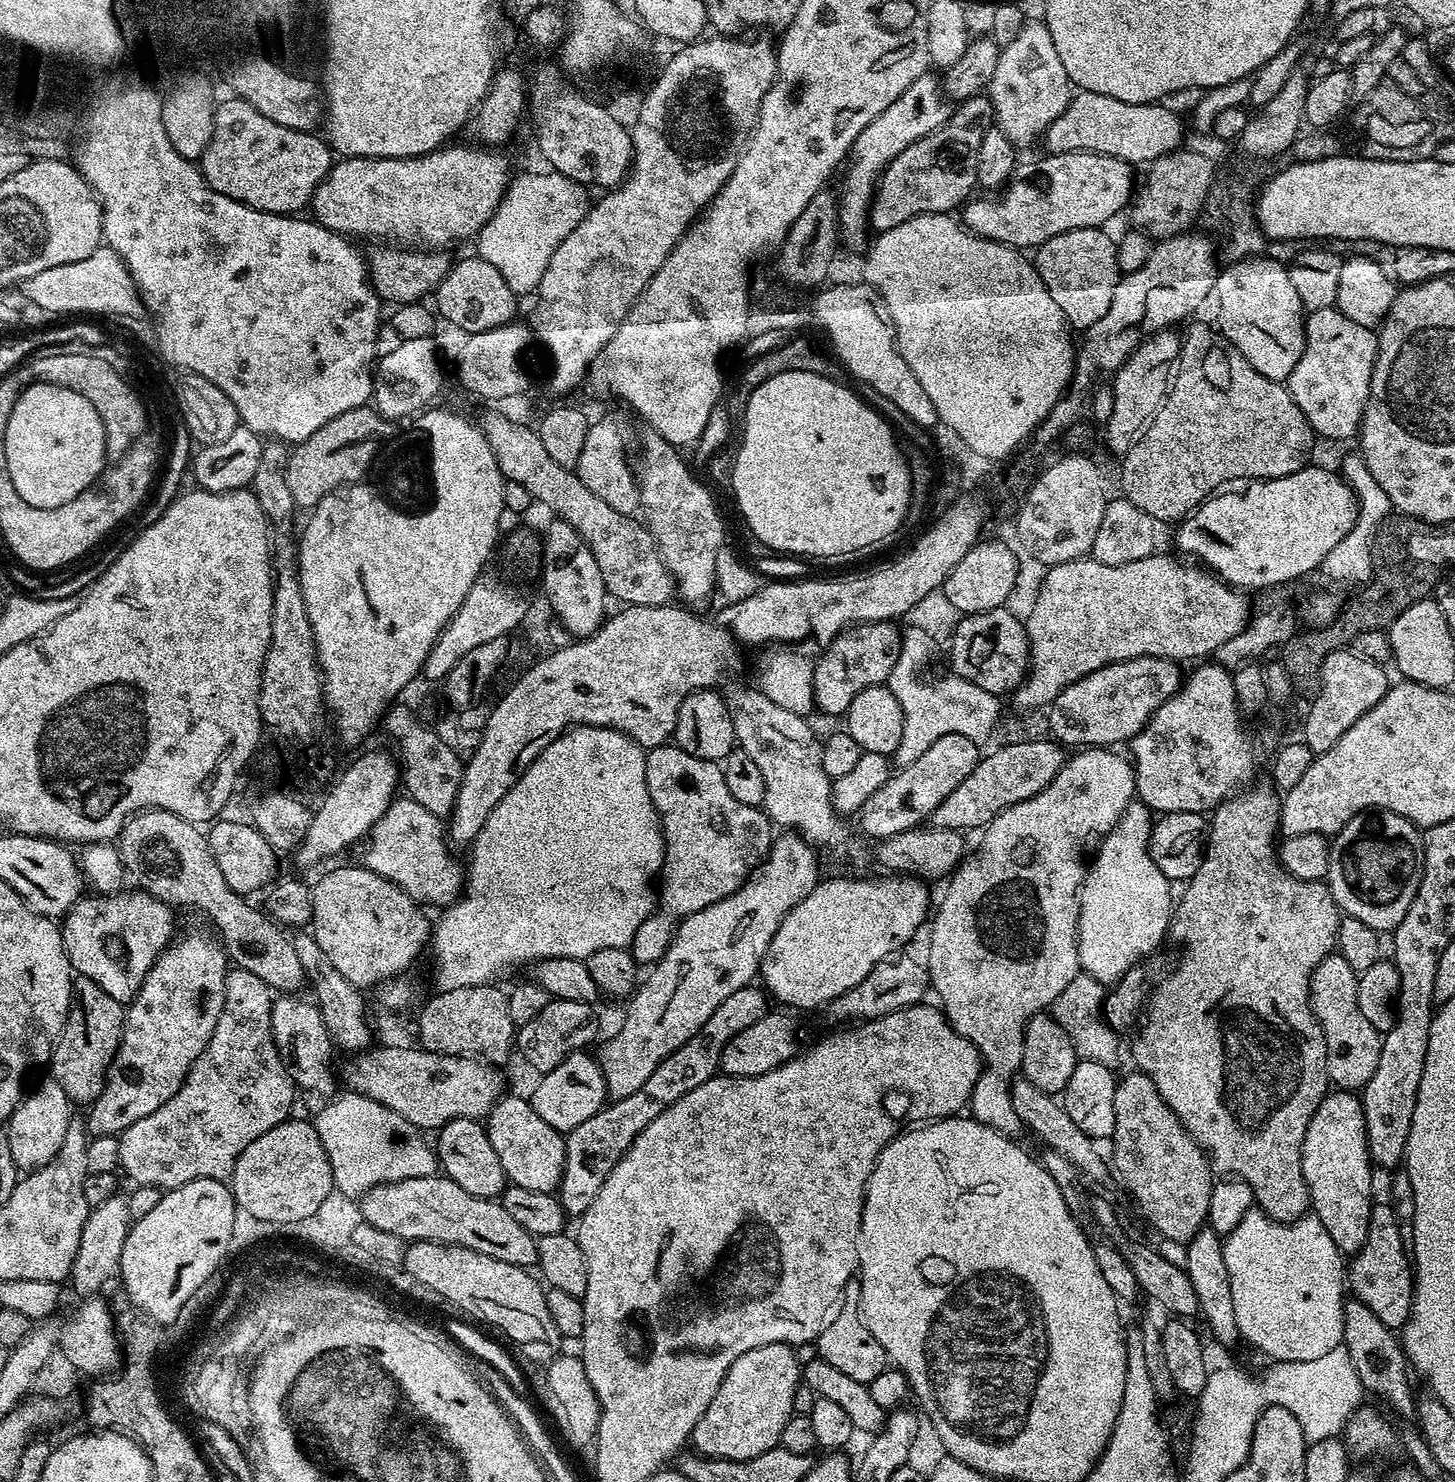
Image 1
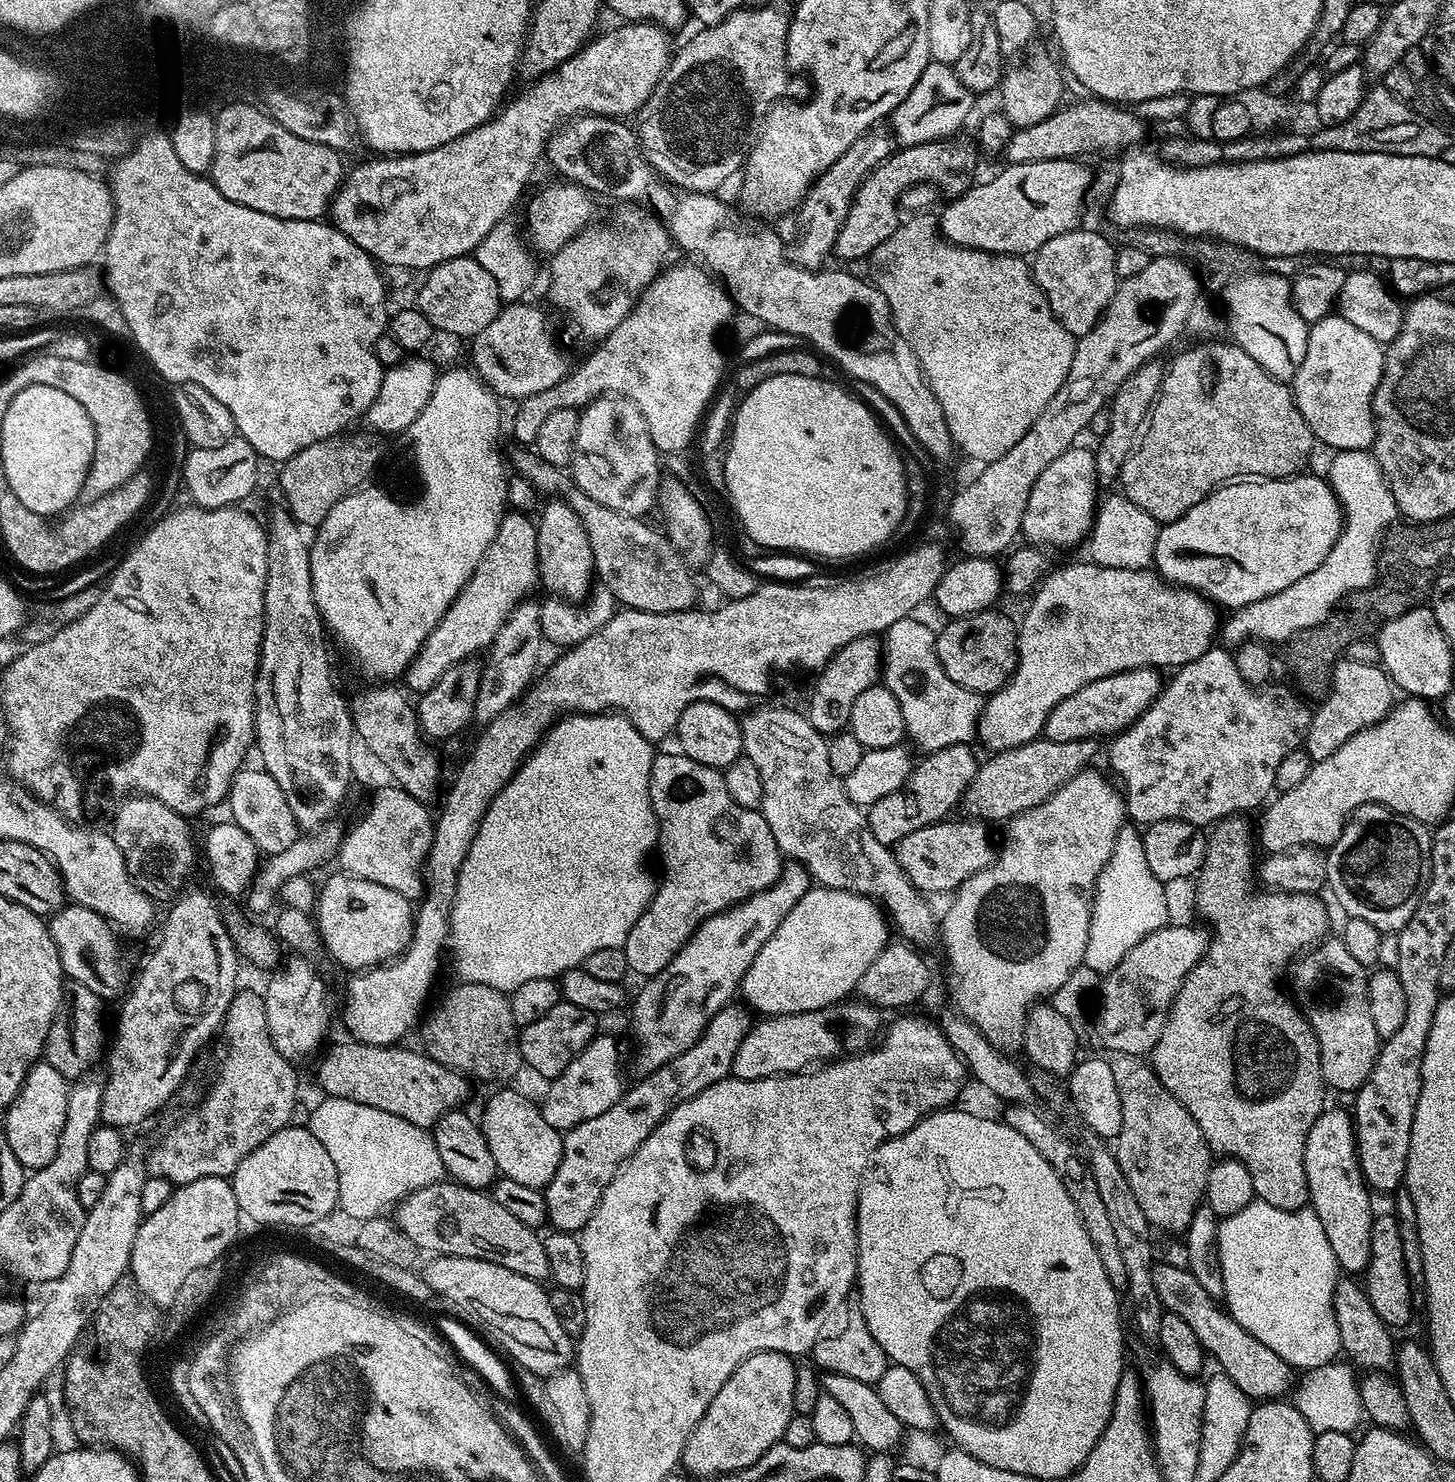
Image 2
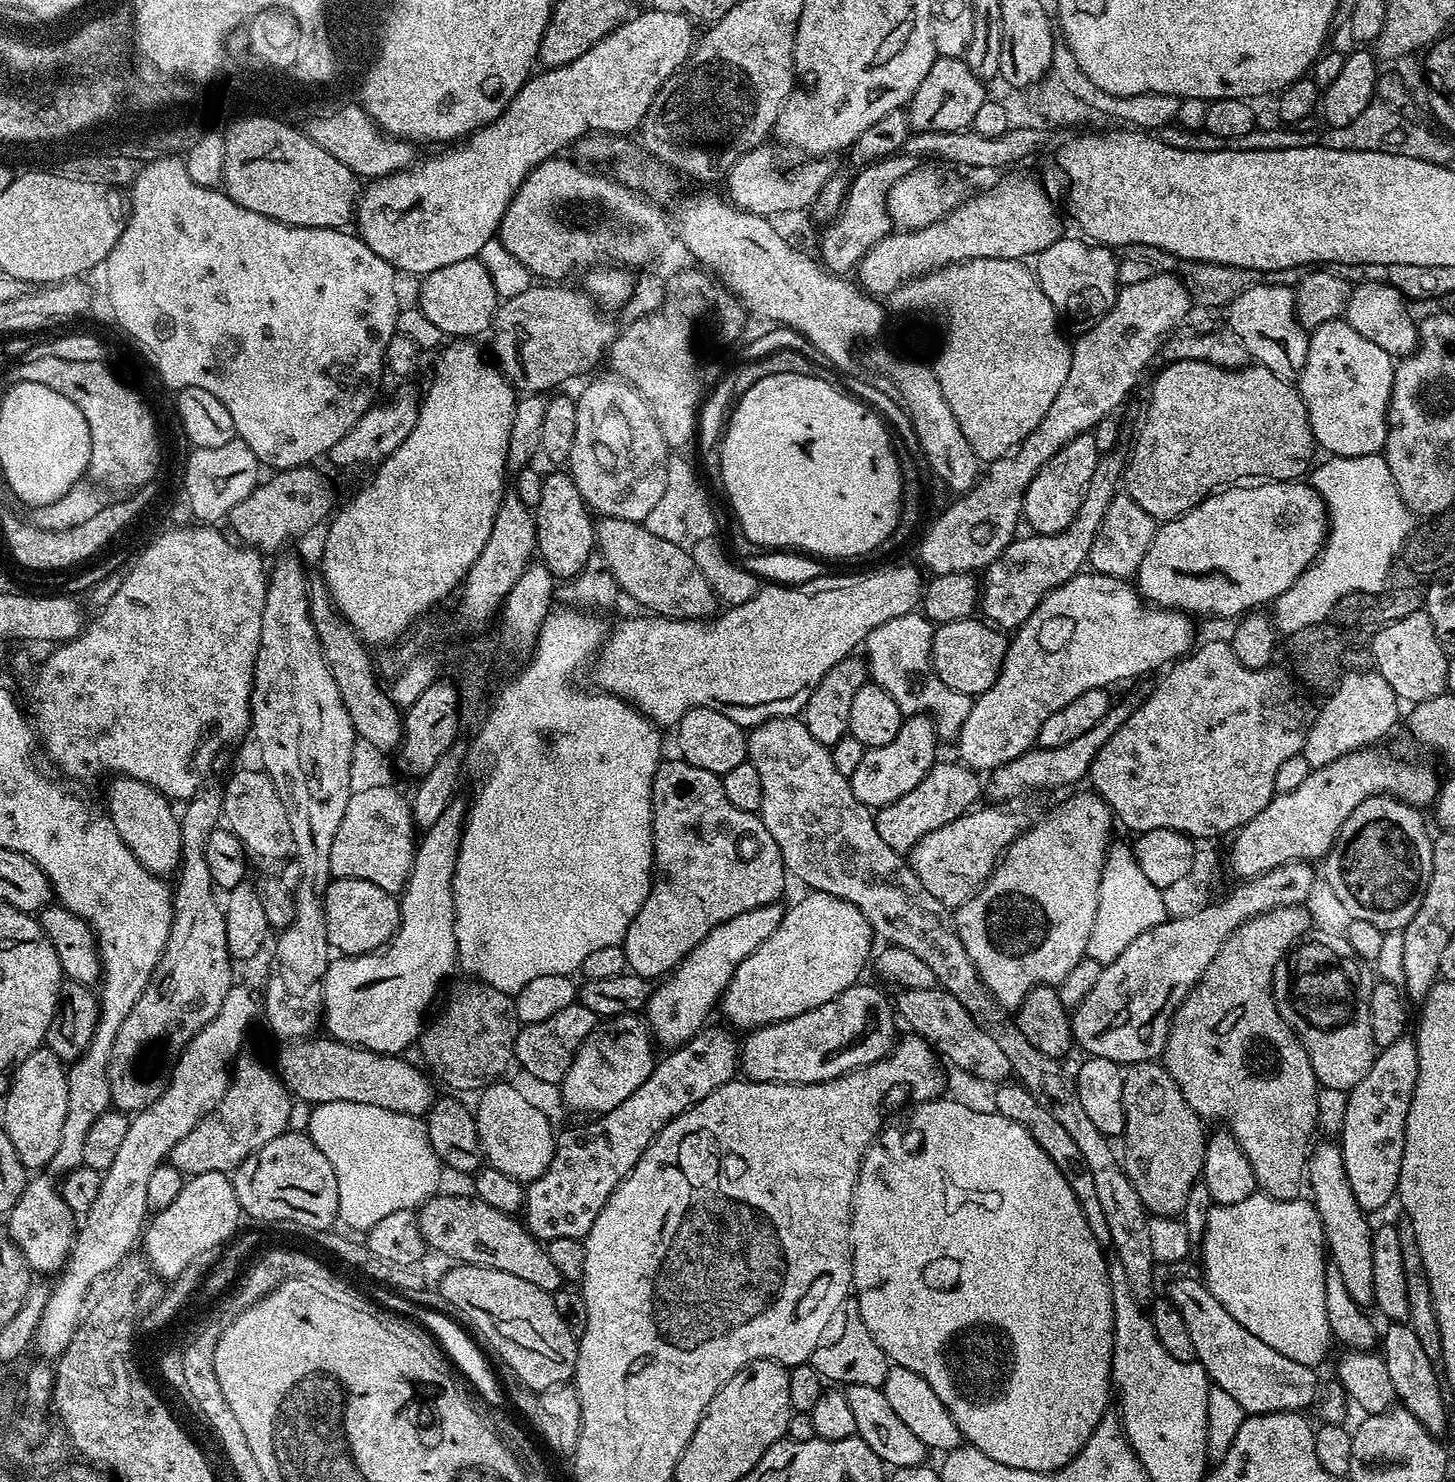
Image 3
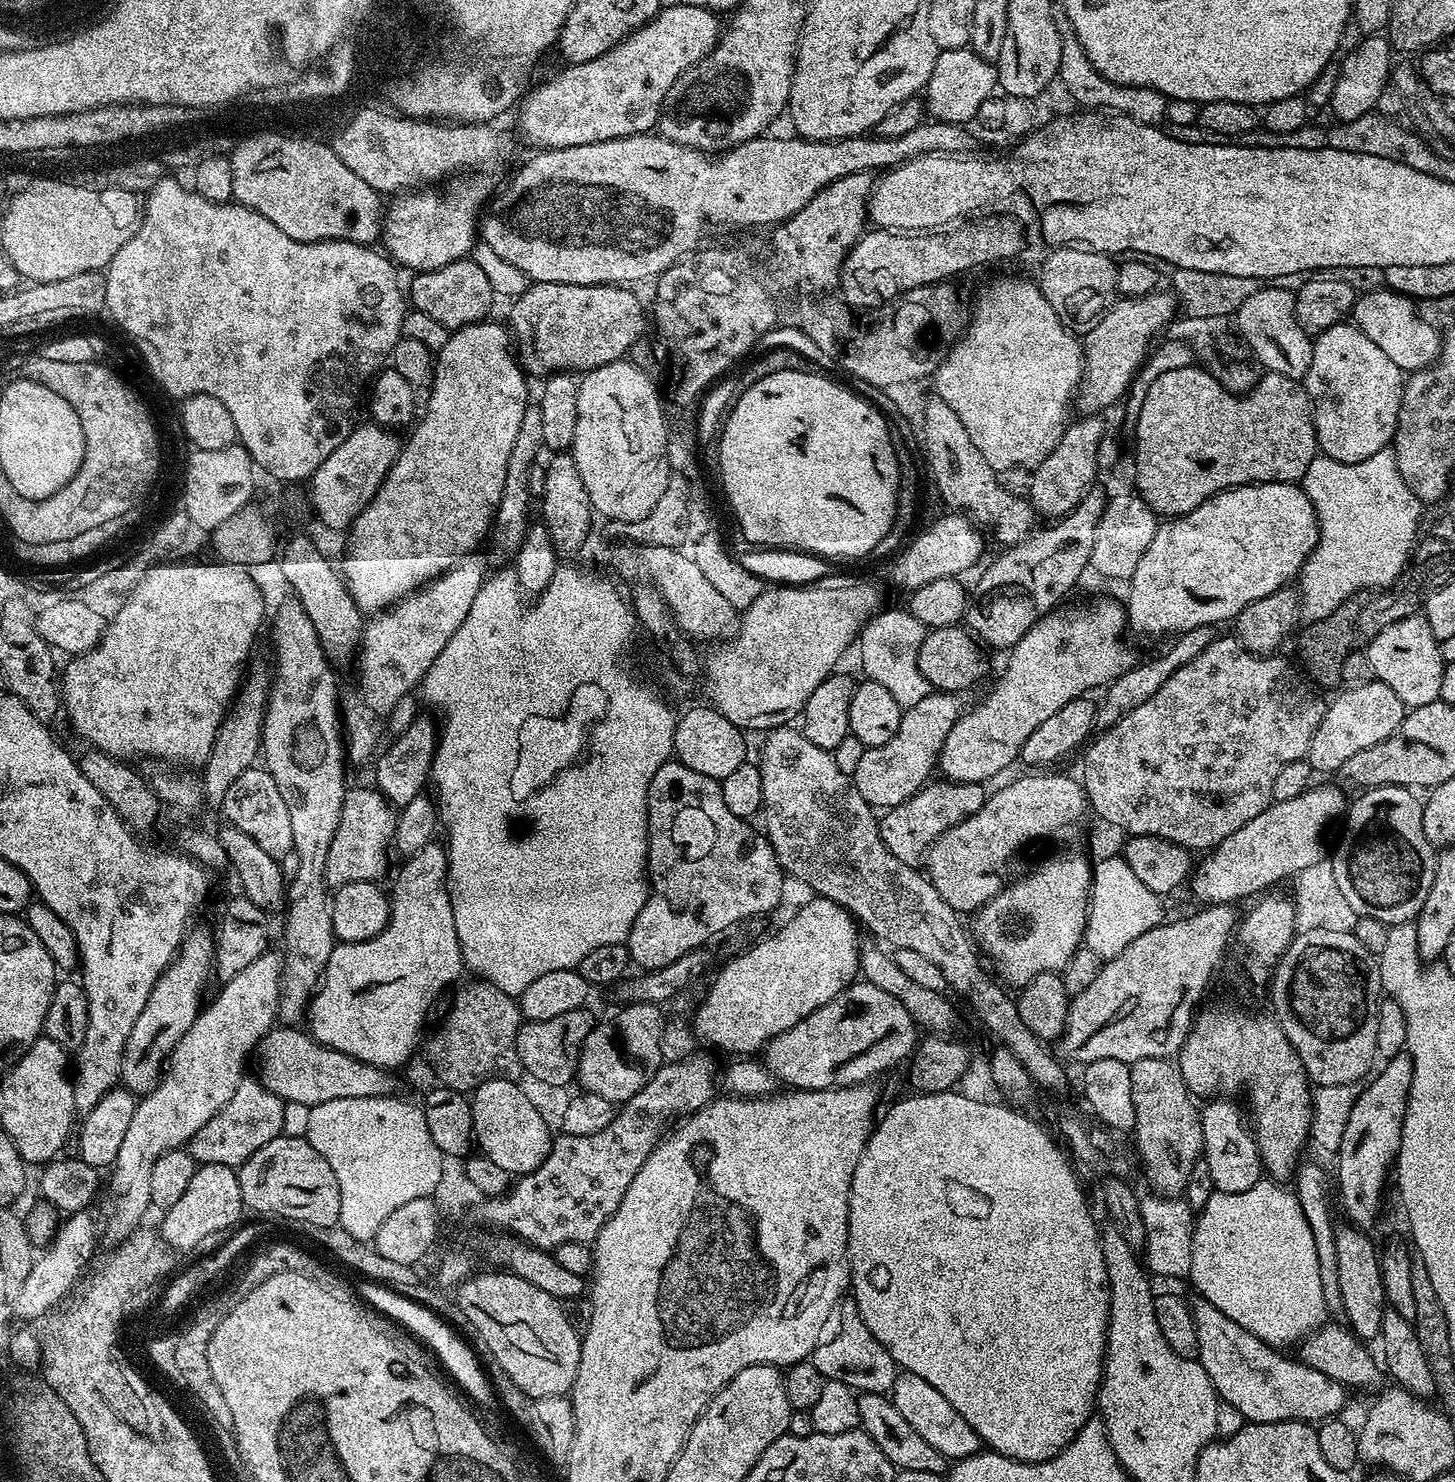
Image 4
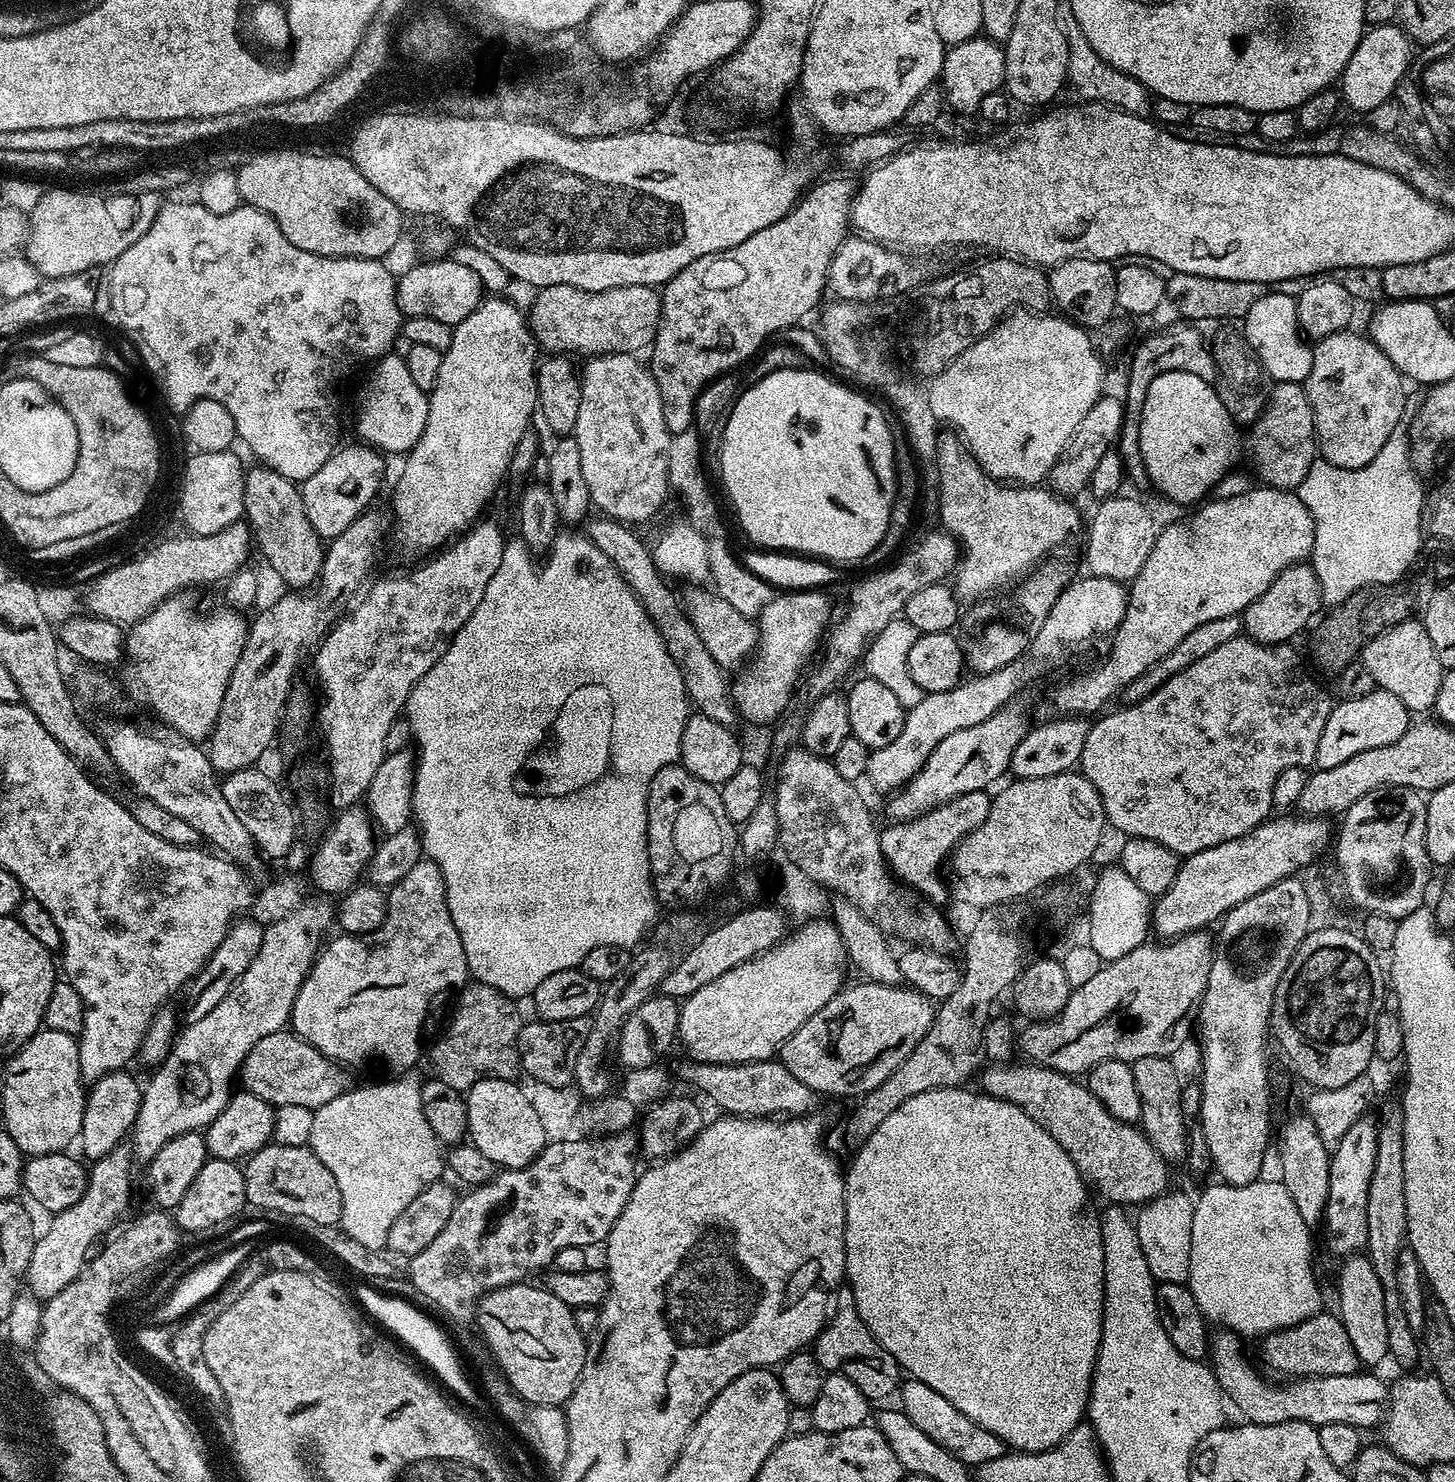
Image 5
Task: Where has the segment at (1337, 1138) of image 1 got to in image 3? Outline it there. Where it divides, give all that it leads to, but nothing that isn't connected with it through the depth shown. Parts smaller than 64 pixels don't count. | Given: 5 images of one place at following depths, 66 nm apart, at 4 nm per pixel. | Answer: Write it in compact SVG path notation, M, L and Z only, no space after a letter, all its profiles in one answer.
M1339 1143L1318 1144L1308 1157L1306 1184L1309 1189L1312 1187L1310 1199L1315 1204L1324 1227L1326 1252L1330 1263L1338 1266L1350 1298L1354 1298L1358 1305L1368 1306L1374 1301L1374 1228L1373 1225L1368 1225L1369 1217L1358 1206L1354 1190L1350 1190L1350 1178L1346 1178L1346 1166L1342 1162Z

